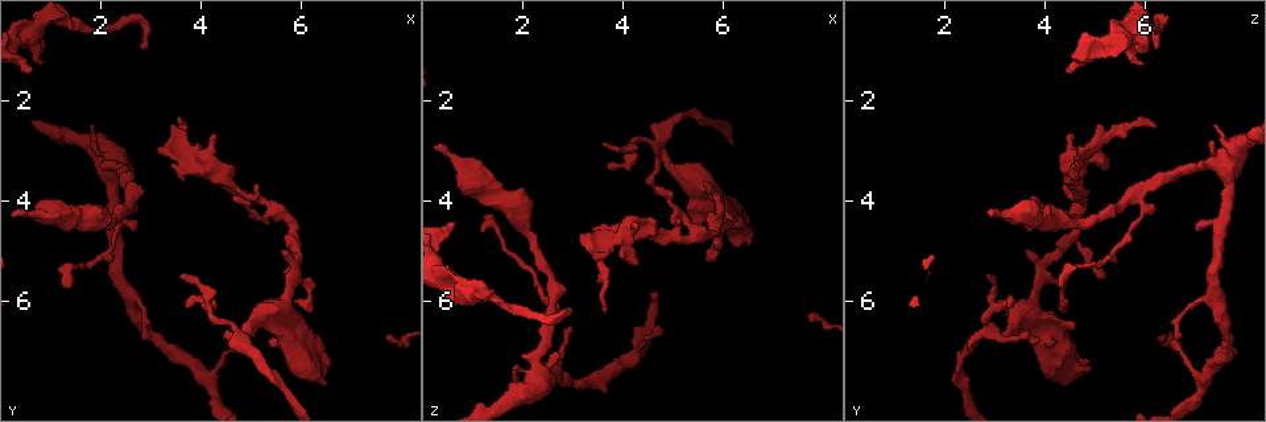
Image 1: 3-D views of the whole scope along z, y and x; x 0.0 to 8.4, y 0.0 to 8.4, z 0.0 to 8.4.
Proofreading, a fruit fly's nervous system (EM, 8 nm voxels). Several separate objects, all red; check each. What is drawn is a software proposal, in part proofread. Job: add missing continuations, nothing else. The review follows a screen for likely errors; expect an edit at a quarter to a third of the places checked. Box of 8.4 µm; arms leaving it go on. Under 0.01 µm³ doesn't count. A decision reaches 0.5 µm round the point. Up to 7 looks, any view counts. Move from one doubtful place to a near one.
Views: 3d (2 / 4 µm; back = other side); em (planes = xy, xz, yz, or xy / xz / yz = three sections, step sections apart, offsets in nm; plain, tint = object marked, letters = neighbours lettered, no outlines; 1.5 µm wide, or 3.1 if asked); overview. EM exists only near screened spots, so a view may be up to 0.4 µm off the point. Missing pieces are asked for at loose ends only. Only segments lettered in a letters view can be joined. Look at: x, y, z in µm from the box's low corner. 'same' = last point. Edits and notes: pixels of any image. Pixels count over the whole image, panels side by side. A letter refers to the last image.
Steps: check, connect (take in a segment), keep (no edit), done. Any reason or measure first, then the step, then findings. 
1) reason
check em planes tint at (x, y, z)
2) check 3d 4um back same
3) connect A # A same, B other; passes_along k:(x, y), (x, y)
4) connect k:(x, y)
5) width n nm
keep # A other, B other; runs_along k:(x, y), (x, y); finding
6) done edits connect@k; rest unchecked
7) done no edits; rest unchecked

check 3d 2um at (2.80, 0.95, 6.15)

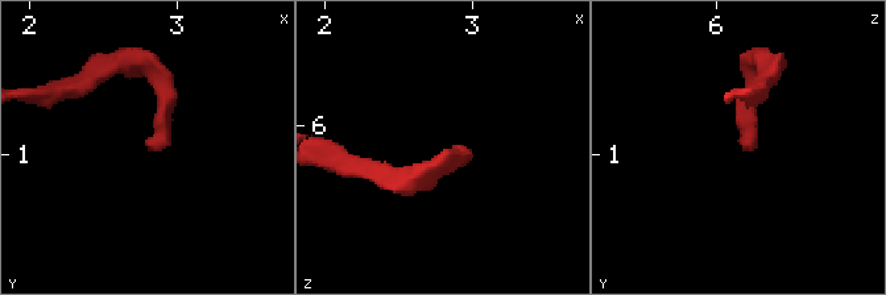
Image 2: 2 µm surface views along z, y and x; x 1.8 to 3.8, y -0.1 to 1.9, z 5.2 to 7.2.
need the tissue
check em planes letters at (2.84, 0.98, 6.22)

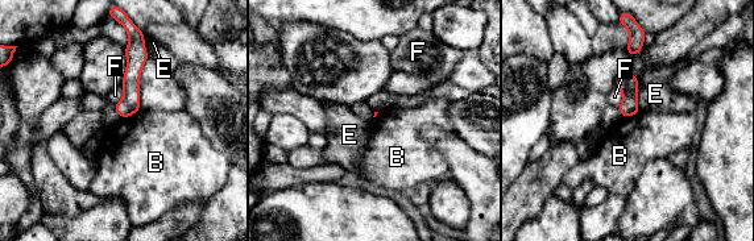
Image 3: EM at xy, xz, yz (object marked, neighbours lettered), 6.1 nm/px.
longest_contact E 200 nm
keep # B other, E other, F other; border 3:(140, 108), (121, 119); none of them fits

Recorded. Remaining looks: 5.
an open end
check em planes letters at (0.70, 1.00, 6.10)

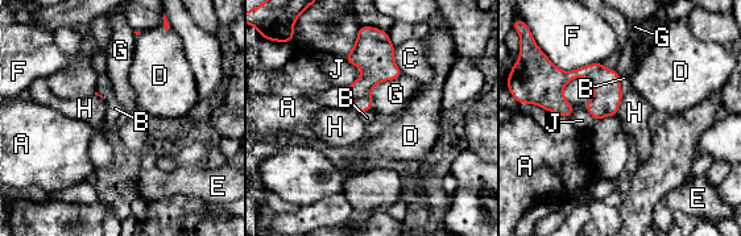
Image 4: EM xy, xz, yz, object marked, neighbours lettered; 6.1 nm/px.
keep # A other, B other, C other, D other, E other, F other, G other, H other, J other; border 4:(619, 75), (624, 95); none of them fits

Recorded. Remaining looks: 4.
branch stops here
check 3d 2um at (5.70, 5.50, 5.25)

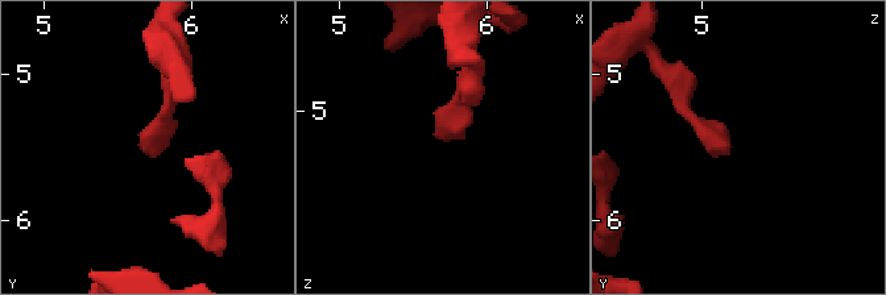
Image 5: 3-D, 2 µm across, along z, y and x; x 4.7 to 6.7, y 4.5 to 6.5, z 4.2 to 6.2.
shape alone is not enough
check em xz step 8 letters at (5.70, 5.50, 5.22)

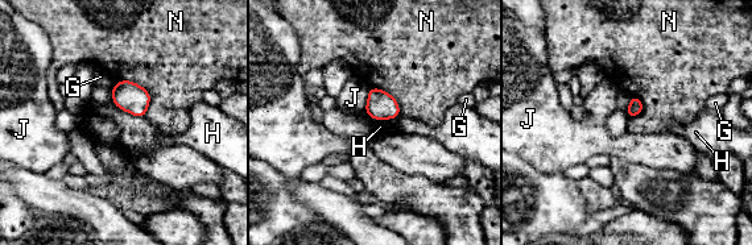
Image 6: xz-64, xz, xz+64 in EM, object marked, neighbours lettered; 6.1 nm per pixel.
keep # G other, H other, J other, N other; border 6:(116, 82), (149, 94), (145, 116); none of them fits

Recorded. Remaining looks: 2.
done no edits; rest unchecked

